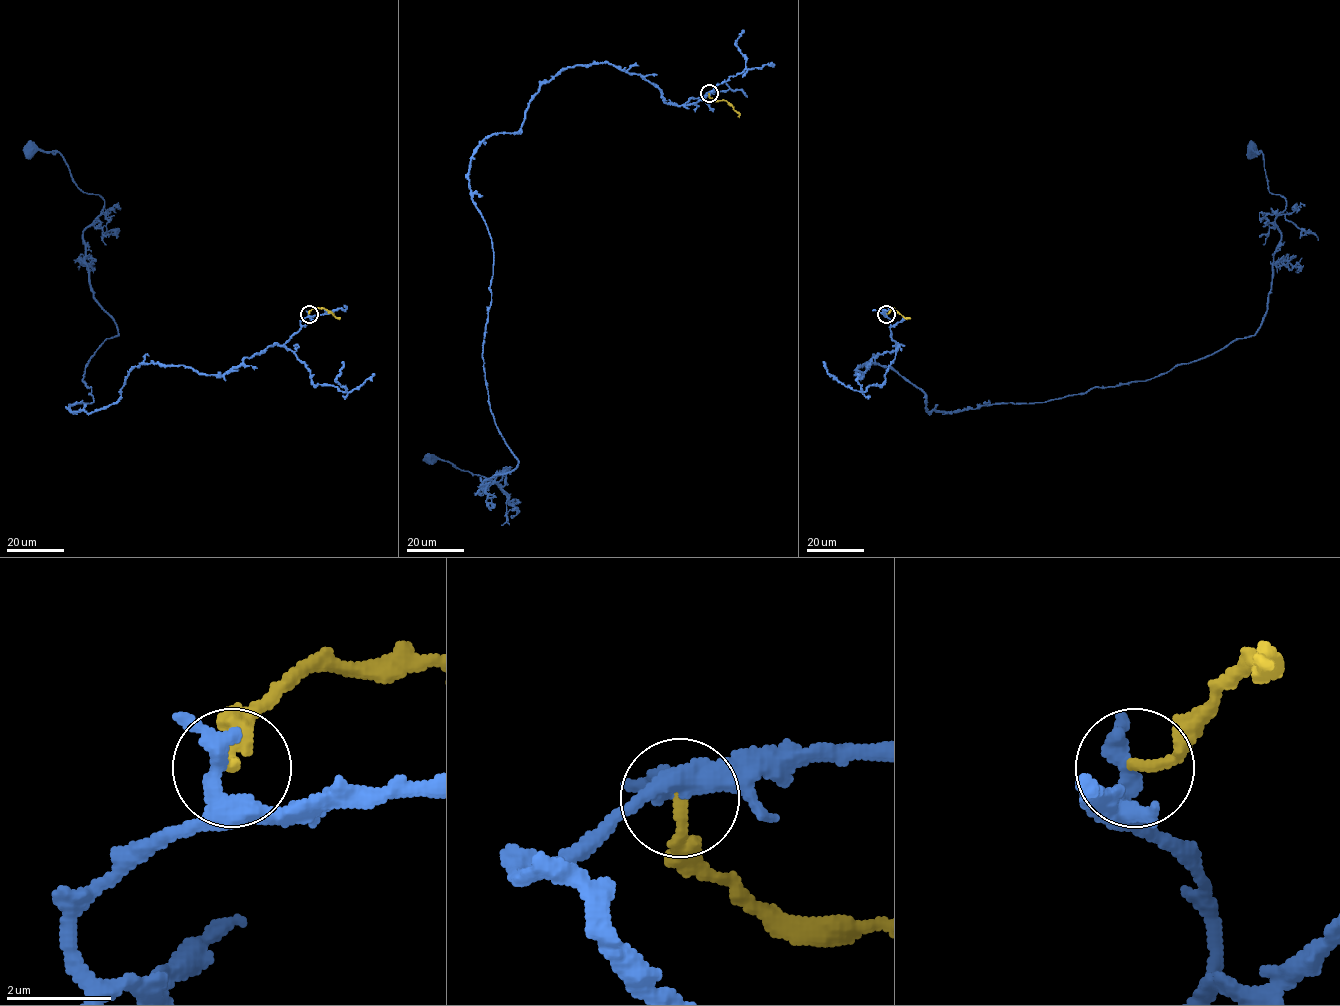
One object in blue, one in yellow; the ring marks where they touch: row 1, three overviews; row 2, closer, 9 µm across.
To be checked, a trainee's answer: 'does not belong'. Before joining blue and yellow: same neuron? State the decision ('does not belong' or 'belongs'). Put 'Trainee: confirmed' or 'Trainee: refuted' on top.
Trainee: confirmed
does not belong

